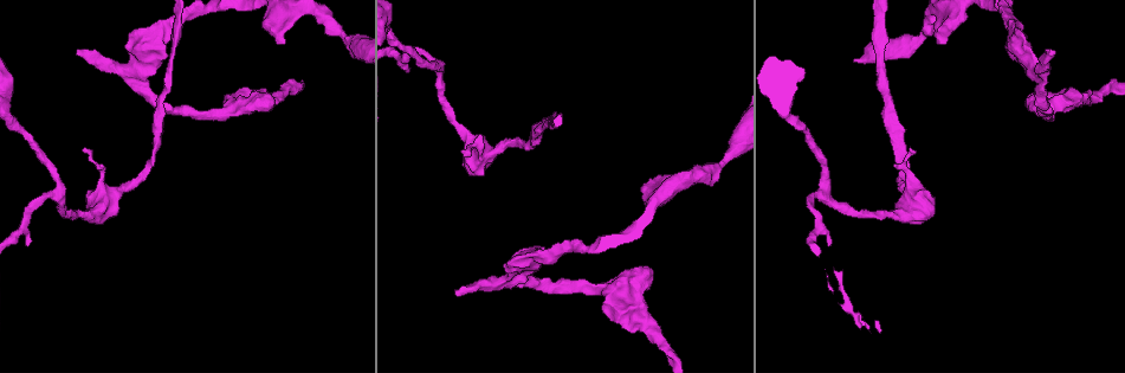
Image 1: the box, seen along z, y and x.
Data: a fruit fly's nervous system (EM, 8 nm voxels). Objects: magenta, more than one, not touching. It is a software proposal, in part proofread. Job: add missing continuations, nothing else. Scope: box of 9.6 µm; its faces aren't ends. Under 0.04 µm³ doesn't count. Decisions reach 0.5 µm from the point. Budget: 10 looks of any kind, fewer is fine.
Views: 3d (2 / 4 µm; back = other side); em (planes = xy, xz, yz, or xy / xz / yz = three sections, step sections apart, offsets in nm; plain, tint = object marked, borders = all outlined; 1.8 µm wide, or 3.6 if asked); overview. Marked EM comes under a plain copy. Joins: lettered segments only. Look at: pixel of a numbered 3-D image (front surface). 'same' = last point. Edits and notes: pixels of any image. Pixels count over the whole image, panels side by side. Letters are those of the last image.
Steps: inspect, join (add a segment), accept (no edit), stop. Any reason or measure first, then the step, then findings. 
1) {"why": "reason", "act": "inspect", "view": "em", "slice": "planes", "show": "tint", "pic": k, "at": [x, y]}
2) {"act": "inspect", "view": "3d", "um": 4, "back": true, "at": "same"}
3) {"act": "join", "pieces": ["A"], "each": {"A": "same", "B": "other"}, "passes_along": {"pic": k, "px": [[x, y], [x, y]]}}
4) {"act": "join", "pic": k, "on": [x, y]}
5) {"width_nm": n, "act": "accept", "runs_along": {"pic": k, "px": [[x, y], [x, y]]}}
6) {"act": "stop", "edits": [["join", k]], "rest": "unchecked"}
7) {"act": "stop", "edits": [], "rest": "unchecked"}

{"why": "free end", "act": "inspect", "view": "em", "slice": "xy", "step": 4, "show": "borders", "pic": 1, "at": [270, 103]}

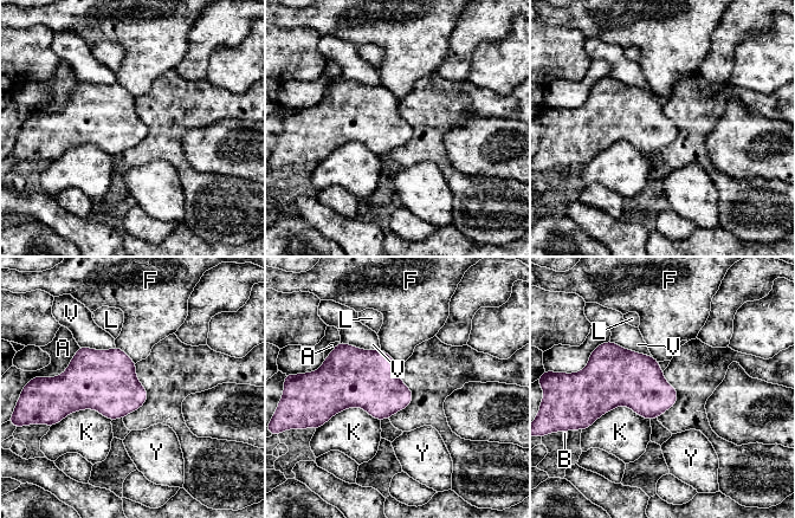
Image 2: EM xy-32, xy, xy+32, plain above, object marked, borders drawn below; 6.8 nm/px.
{"width_nm": 340, "act": "accept", "each": {"A": "other", "B": "other", "F": "other", "K": "other", "L": "other", "V": "other", "Y": "other"}, "border": {"pic": 2, "px": [[609, 341], [652, 357]]}, "found": "no lettered segment goes on from it"}

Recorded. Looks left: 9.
{"why": "free end", "act": "inspect", "view": "3d", "um": 4, "pic": 1, "at": [658, 177]}

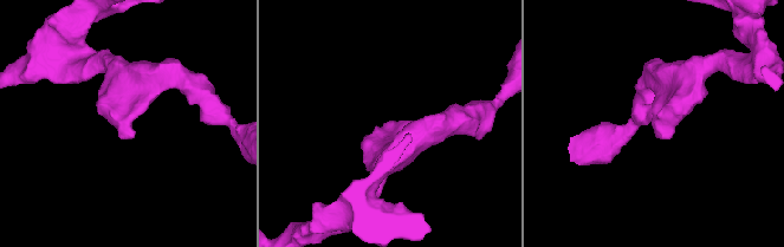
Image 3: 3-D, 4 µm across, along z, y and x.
{"why": "shape alone is not enough", "act": "inspect", "view": "em", "slice": "xz", "step": 16, "show": "borders", "pic": 3, "at": [395, 123]}

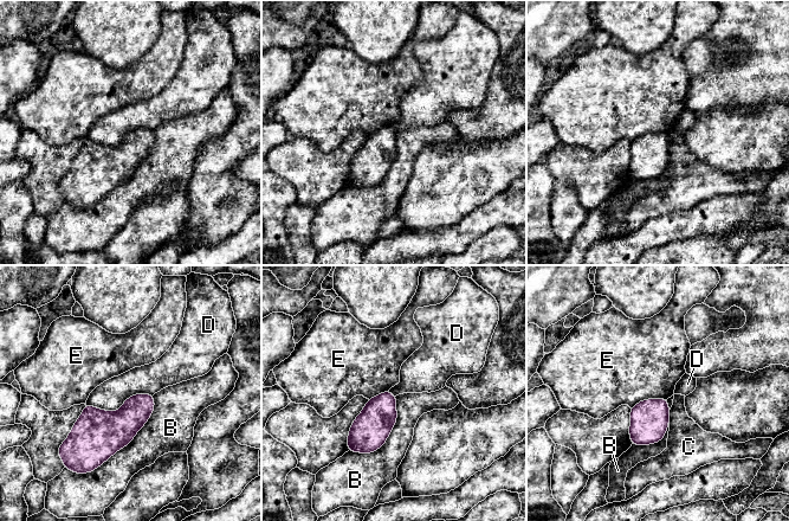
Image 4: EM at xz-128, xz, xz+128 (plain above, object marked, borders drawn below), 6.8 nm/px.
{"why": "cut it another way", "act": "inspect", "view": "em", "slice": "planes", "show": "borders", "at": "same"}

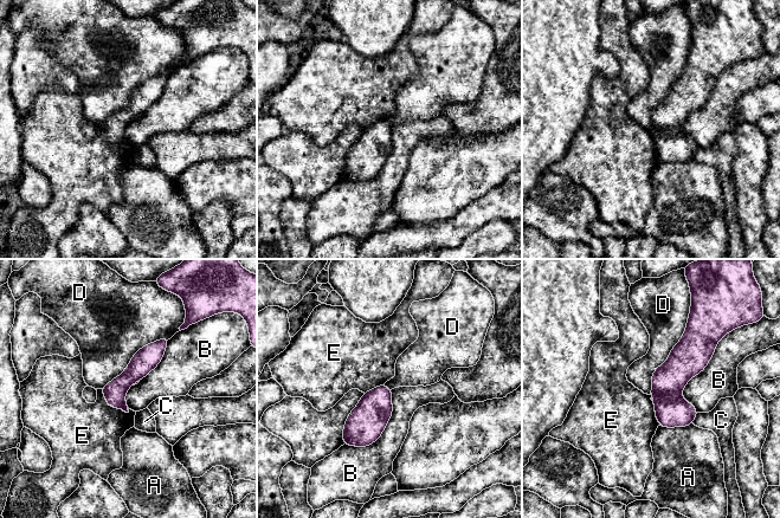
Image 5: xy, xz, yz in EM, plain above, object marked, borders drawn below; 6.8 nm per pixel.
{"act": "accept", "each": {"A": "other", "B": "other", "C": "other", "D": "other", "E": "other"}, "found": "none of them fits"}

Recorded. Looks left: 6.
{"why": "branch stops here", "act": "inspect", "view": "em", "slice": "xz", "step": 4, "show": "borders", "pic": 1, "at": [912, 150]}

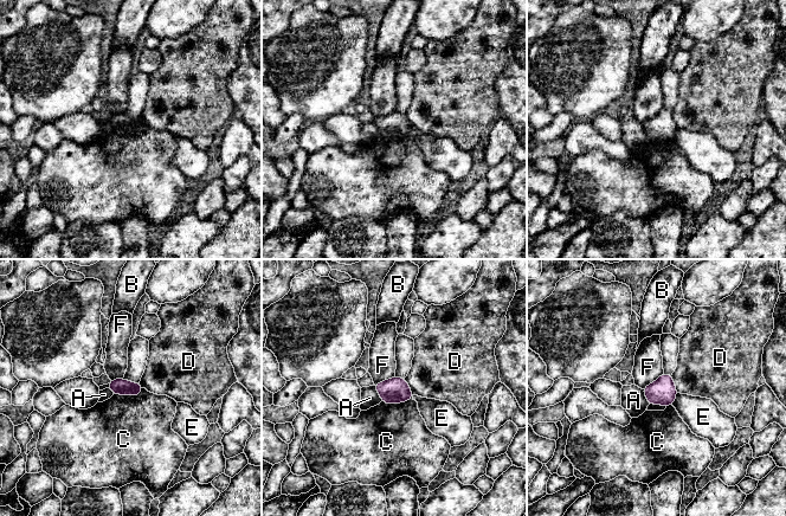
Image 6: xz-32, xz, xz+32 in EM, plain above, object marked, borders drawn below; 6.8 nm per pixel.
{"width_nm": 110, "act": "accept", "each": {"A": "other", "B": "other", "C": "other", "D": "other", "E": "other", "F": "other"}, "border": {"pic": 6, "px": [[412, 395], [406, 401], [381, 401]]}, "found": "no lettered segment goes on from it"}

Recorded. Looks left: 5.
{"why": "thin end", "act": "inspect", "view": "em", "slice": "planes", "show": "borders", "pic": 1, "at": [409, 70]}

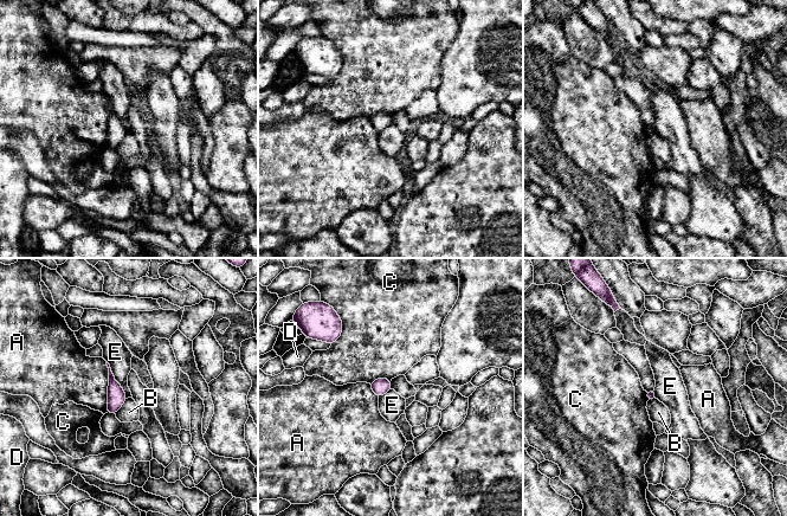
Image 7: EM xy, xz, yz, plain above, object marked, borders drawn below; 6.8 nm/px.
{"act": "accept", "each": {"A": "other", "B": "other", "C": "other", "D": "other", "E": "other"}, "border": {"pic": 7, "px": [[107, 361], [127, 398]]}, "found": "none of them fits"}

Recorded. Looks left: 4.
{"act": "stop", "edits": [], "rest": "unchecked"}

